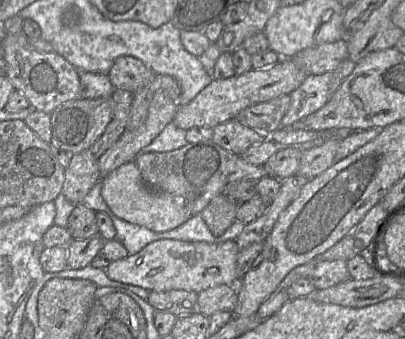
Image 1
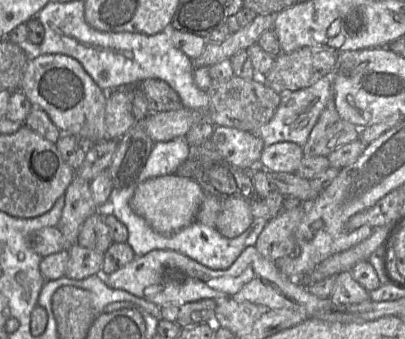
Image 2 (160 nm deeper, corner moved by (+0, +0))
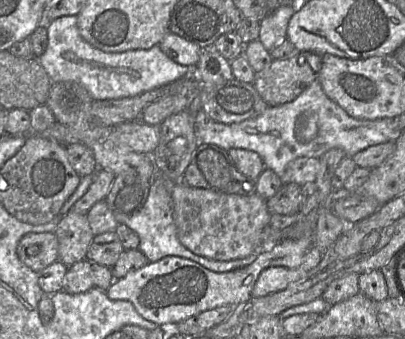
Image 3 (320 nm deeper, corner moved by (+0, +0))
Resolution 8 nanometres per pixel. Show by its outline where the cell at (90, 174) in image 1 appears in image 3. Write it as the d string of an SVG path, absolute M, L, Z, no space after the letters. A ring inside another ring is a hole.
M69 211L54 231L58 240L59 260L67 267L86 259L94 237L86 214Z

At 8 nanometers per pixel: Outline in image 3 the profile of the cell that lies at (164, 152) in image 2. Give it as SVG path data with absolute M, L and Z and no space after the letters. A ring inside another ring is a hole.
M158 173L158 177L150 185L147 200L140 212L124 221L124 224L138 235L140 240L138 249L147 257L149 262L156 262L166 256L179 256L196 262L210 271L223 273L243 268L256 259L263 248L242 259L219 261L194 254L183 246L177 237L176 225L173 219L169 182L174 181L170 181L161 173Z

